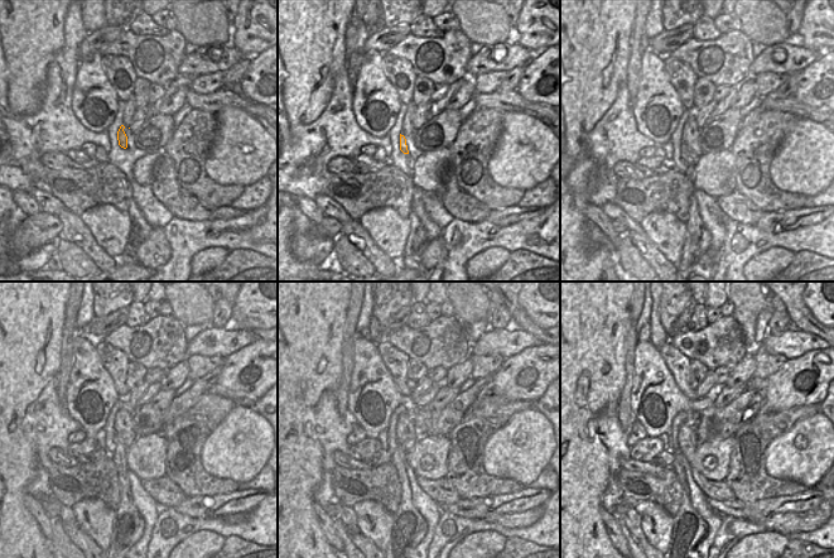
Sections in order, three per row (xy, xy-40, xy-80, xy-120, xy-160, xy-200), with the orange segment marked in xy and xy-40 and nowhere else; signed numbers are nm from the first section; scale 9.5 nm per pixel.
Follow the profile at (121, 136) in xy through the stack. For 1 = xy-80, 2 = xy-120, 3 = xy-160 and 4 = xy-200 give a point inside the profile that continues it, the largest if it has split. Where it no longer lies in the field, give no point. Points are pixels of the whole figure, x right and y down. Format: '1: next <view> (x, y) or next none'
1: next xy-80 (689, 157)
2: next xy-120 (128, 528)
3: next xy-160 (409, 527)
4: next xy-200 (689, 529)

